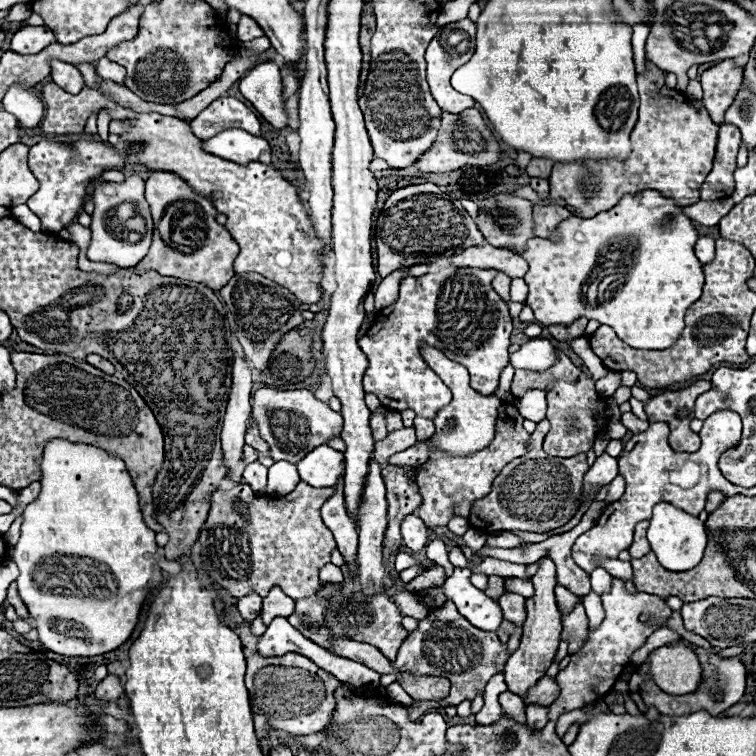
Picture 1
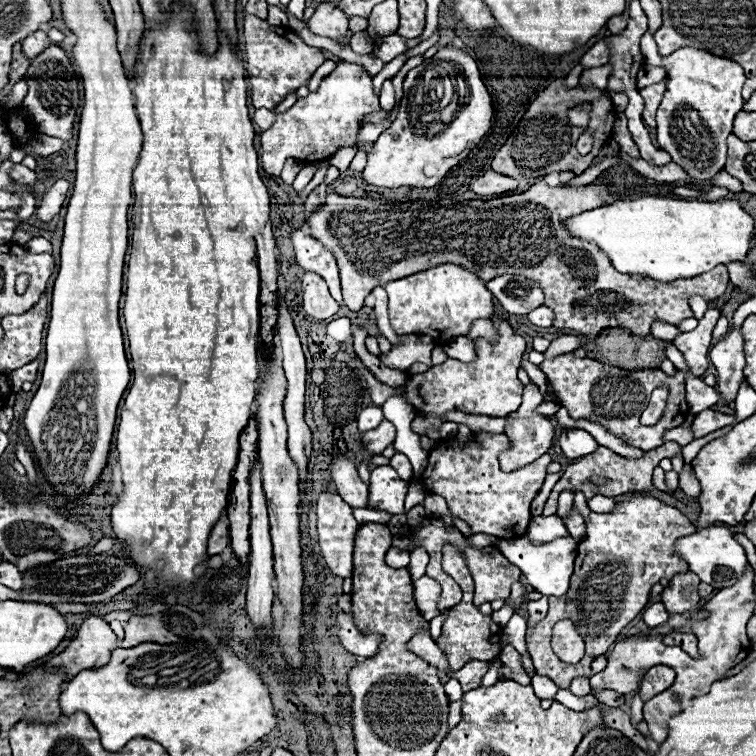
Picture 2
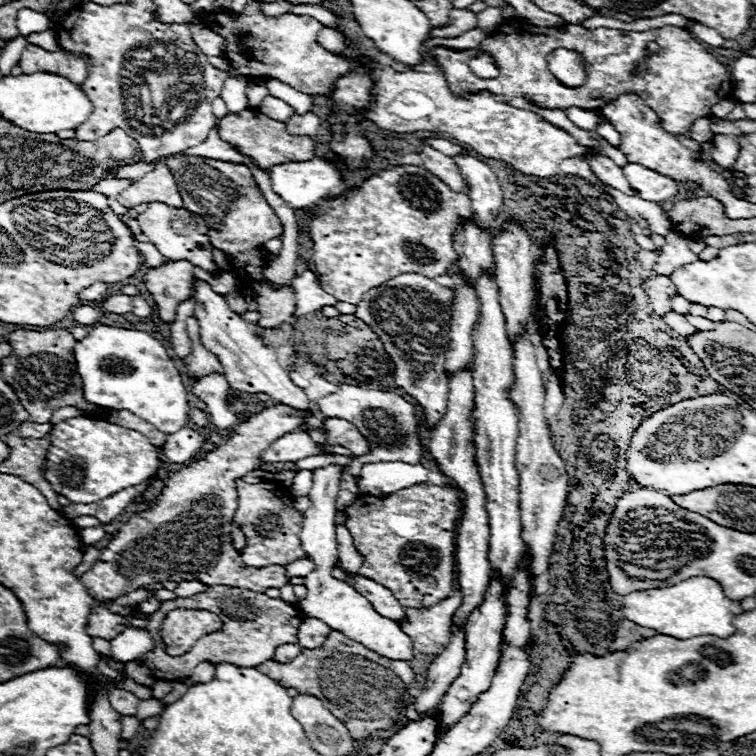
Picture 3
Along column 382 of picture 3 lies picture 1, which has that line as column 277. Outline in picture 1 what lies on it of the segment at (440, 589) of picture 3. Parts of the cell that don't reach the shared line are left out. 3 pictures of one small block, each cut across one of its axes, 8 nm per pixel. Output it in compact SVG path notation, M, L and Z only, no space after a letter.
M304 482L296 486L294 492L286 496L256 496L248 484L234 486L232 490L216 490L210 496L210 514L200 532L202 566L210 578L228 590L232 596L242 598L252 592L266 598L270 588L280 586L286 596L298 600L316 594L322 586L318 572L330 562L330 554L336 550L332 532L324 526L320 518L322 504L334 494L334 488L312 488Z

